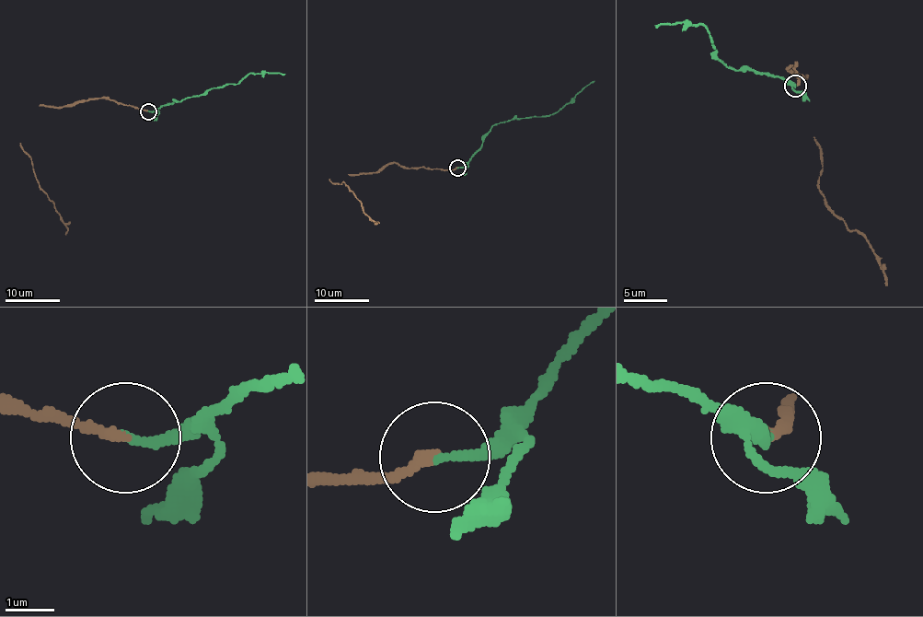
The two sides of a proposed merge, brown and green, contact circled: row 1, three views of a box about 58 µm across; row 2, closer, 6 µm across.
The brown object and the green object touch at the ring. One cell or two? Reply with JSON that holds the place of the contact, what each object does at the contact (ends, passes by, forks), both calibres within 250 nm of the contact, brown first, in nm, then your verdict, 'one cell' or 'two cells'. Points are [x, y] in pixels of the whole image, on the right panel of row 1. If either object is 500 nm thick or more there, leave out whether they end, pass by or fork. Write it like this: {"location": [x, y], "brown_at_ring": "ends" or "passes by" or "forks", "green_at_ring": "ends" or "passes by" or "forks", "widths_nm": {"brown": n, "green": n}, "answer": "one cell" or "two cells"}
{"location": [795, 86], "brown_at_ring": "ends", "green_at_ring": "ends", "widths_nm": {"brown": 220, "green": 200}, "answer": "one cell"}

